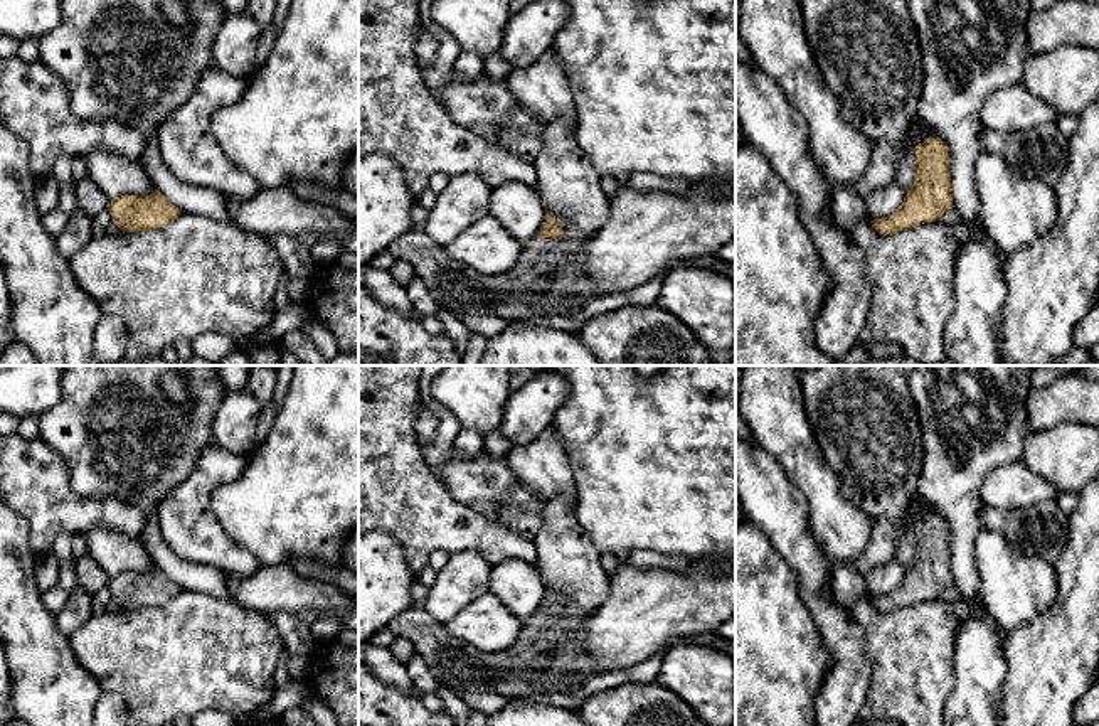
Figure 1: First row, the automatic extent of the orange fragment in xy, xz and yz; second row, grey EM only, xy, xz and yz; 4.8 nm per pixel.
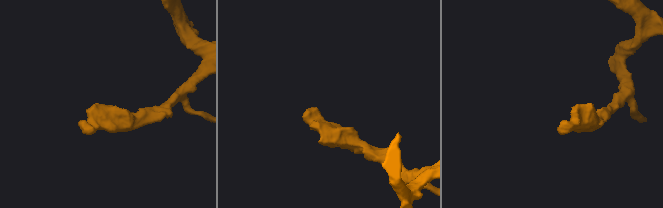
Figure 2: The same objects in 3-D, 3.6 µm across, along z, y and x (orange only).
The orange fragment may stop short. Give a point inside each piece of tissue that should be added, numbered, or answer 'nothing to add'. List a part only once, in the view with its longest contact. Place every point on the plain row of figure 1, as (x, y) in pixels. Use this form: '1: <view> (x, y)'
1: yz (1040, 529)

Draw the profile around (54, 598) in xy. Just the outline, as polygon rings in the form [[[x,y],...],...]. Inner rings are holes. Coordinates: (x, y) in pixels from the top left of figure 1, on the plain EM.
[[[54,586],[42,593],[42,601],[52,615],[57,615],[64,608],[67,598],[69,593],[61,586]]]

